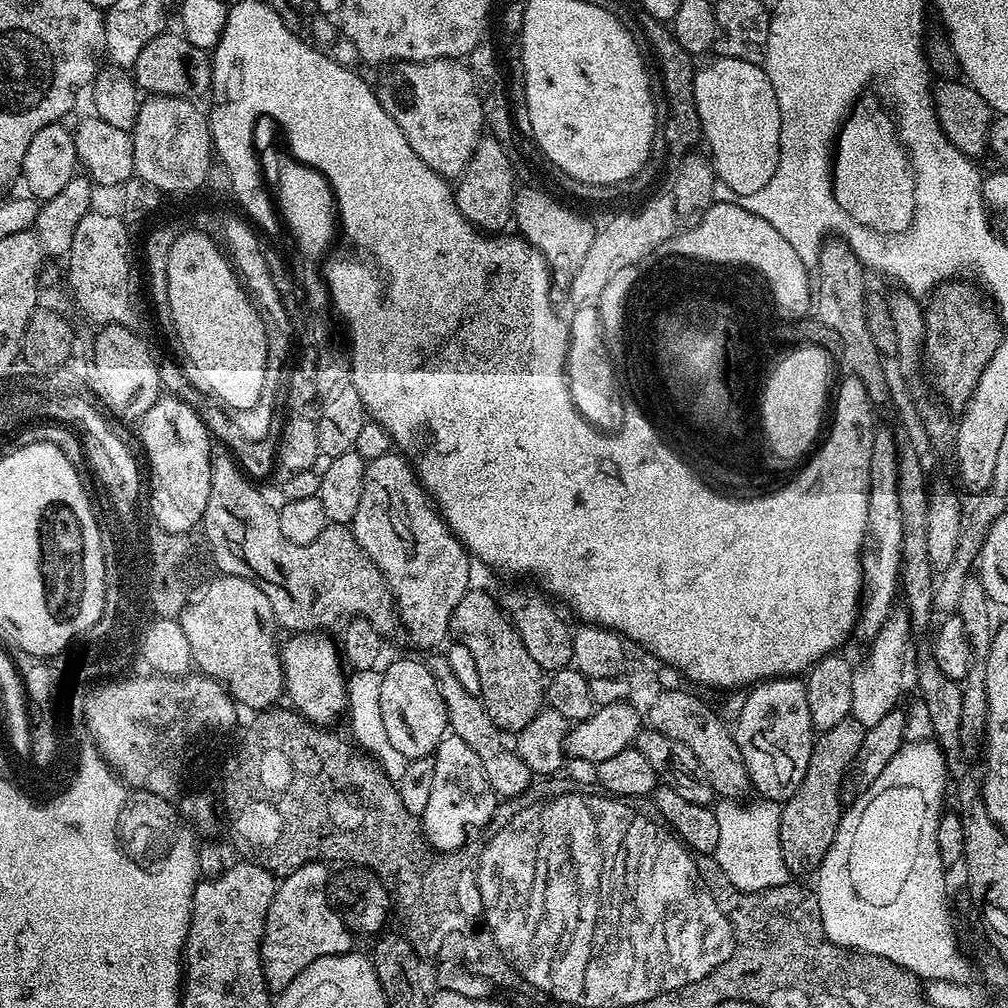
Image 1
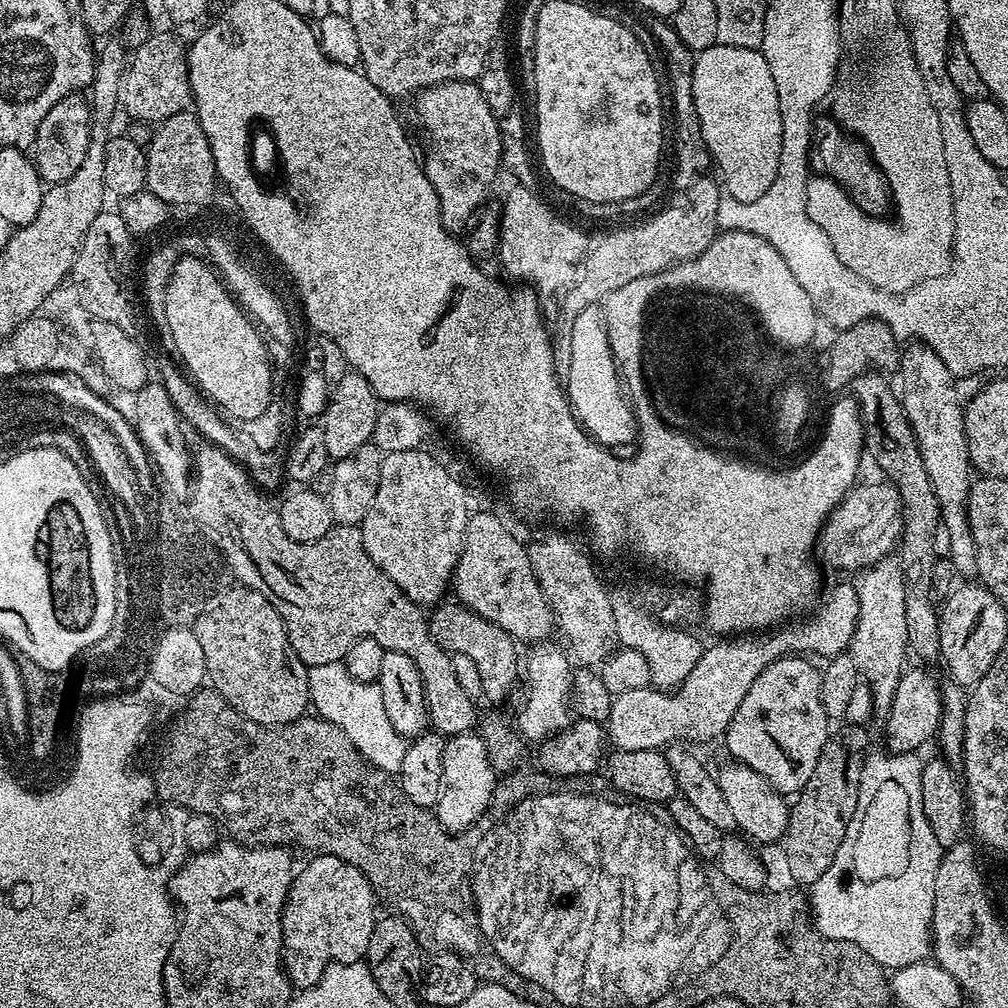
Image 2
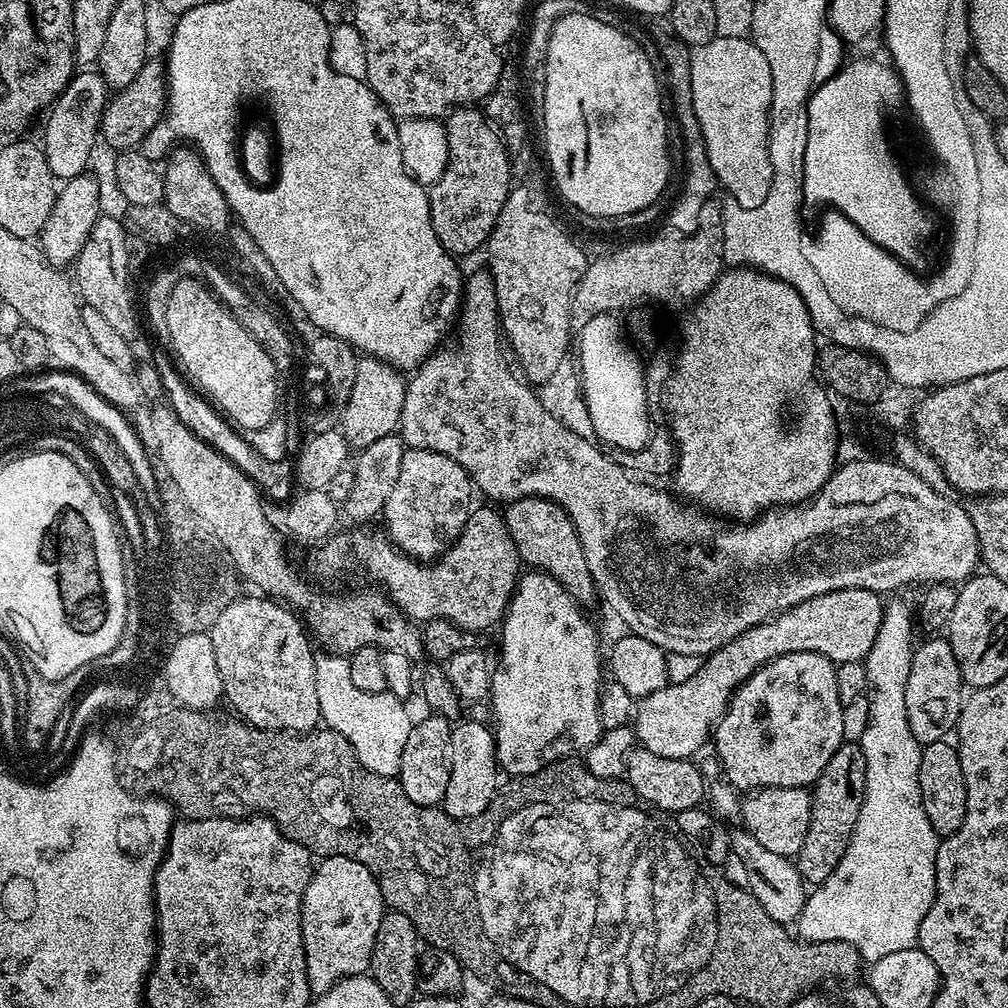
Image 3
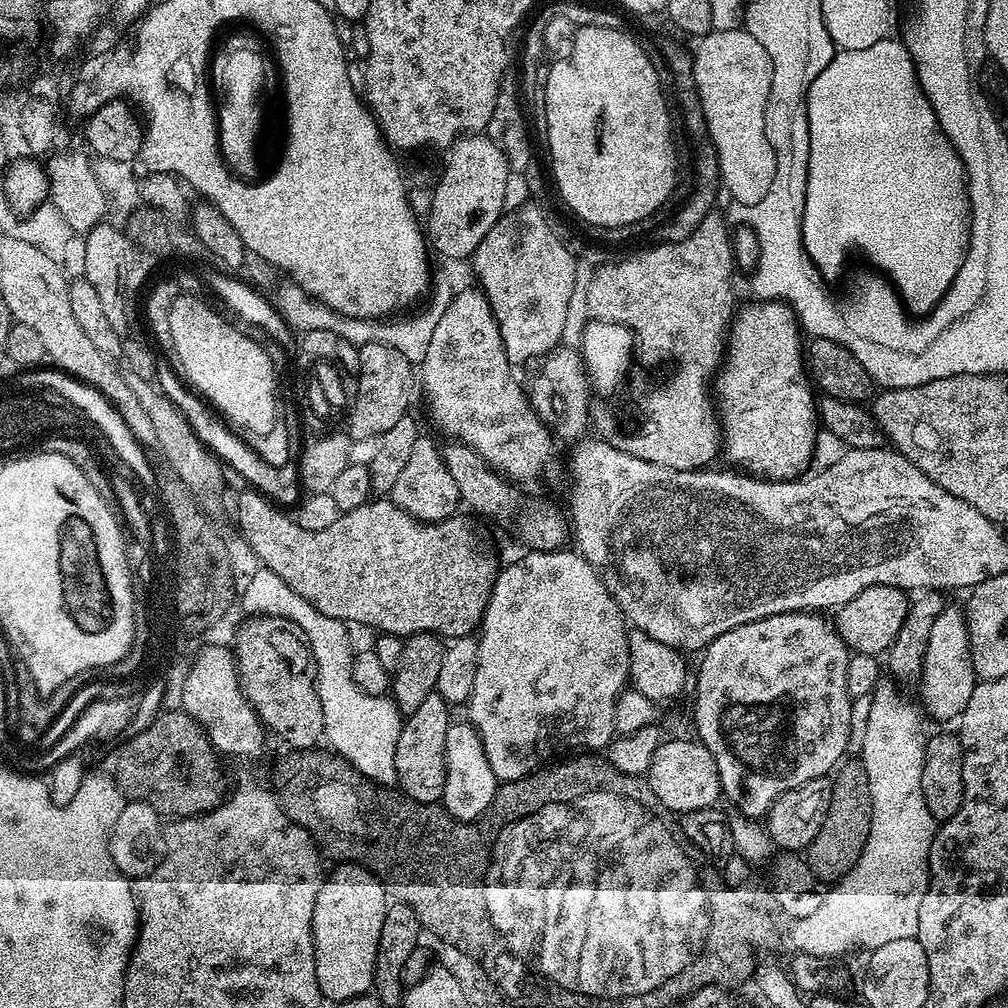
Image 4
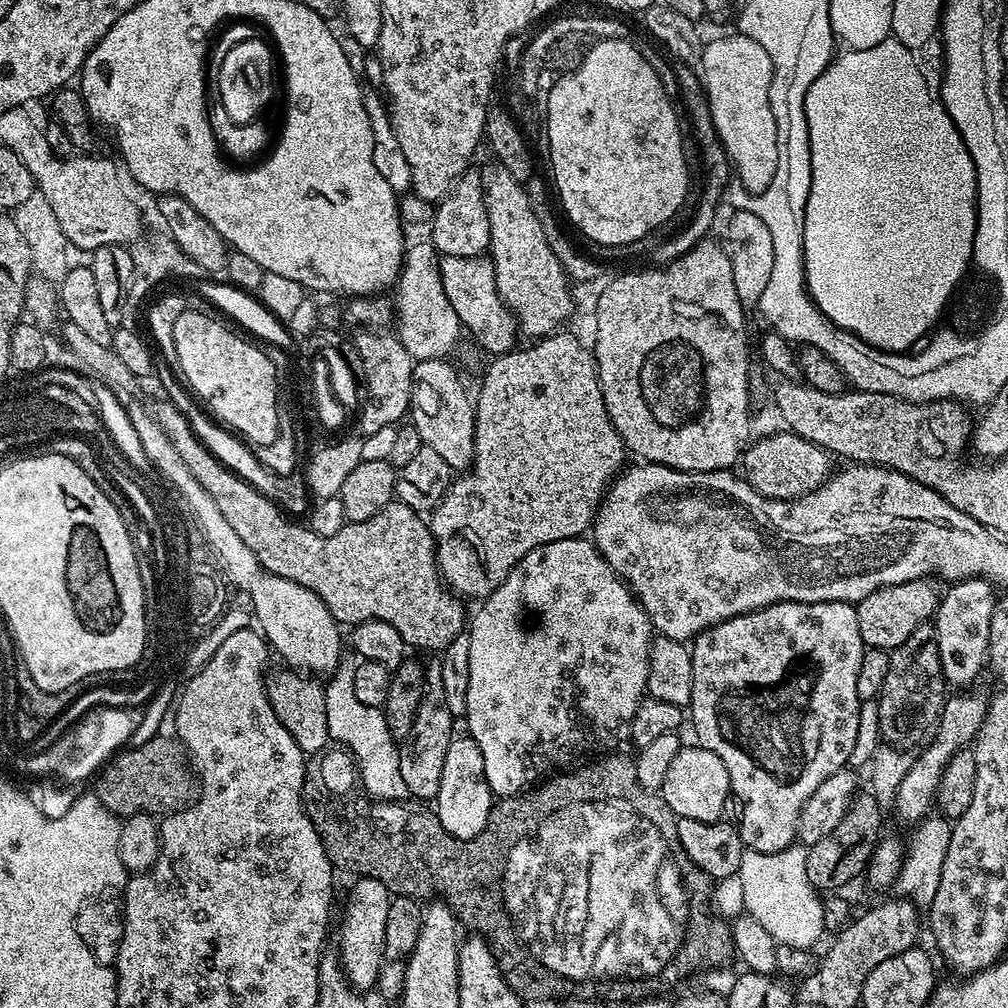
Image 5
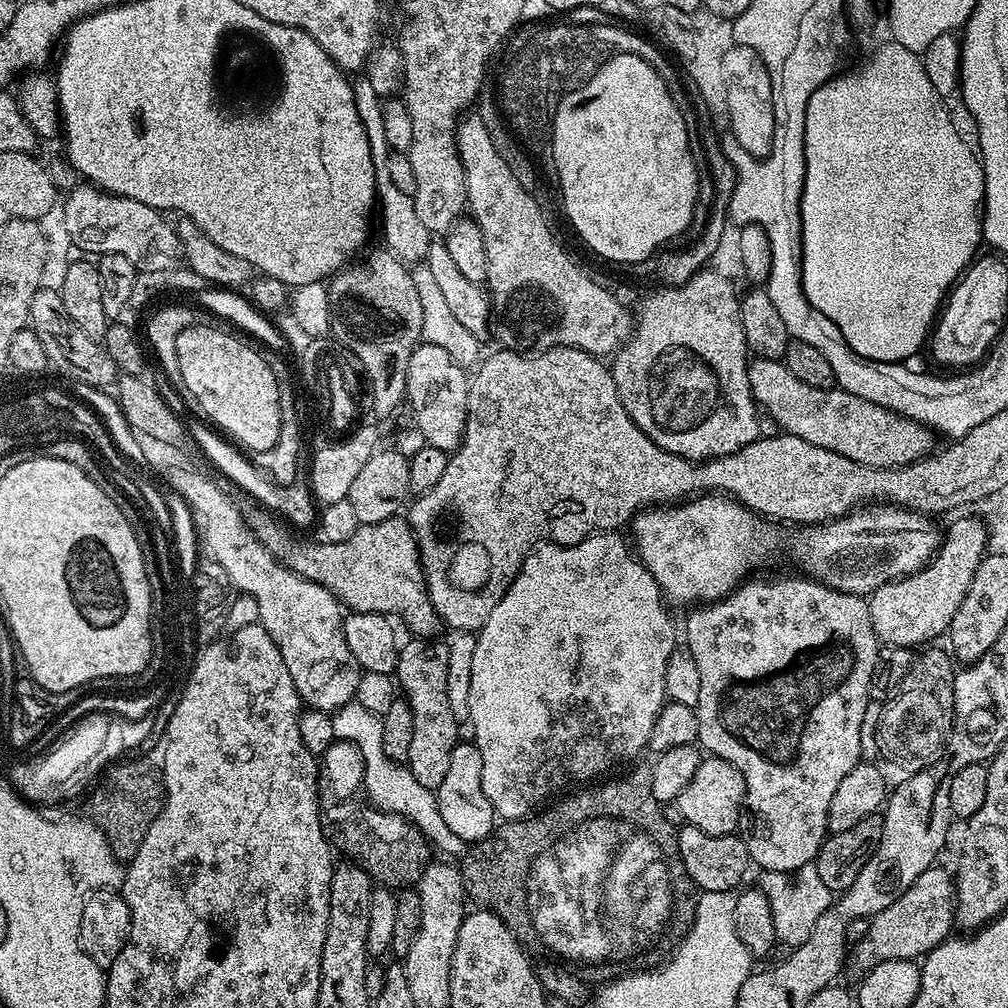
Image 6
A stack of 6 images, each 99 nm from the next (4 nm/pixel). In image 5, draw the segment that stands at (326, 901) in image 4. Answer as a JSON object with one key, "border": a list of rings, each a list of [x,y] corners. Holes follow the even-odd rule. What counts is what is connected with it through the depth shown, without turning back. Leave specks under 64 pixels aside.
{"border":[[[365,876],[355,881],[348,905],[344,908],[344,921],[340,924],[340,964],[349,984],[361,993],[371,993],[376,987],[380,965],[385,963],[384,939],[386,938],[386,910],[390,893],[382,882]]]}

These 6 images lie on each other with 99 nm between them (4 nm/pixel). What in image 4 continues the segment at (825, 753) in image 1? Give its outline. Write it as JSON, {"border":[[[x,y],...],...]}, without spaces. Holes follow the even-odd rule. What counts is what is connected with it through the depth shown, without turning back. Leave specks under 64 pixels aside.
{"border":[[[841,763],[835,773],[826,822],[822,822],[822,830],[818,830],[818,838],[814,838],[814,842],[806,850],[806,859],[808,865],[812,867],[812,873],[816,875],[817,880],[828,886],[841,880],[856,865],[866,846],[866,838],[870,834],[872,821],[870,778],[866,778],[863,763],[848,763]]]}

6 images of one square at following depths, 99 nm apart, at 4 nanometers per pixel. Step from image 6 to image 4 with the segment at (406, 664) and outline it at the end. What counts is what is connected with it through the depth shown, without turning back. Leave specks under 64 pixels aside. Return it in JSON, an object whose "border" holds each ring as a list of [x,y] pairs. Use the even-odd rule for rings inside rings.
{"border":[[[435,690],[429,691],[426,702],[418,710],[407,713],[400,726],[398,750],[394,750],[396,784],[399,791],[418,804],[440,804],[446,786],[446,730],[450,723],[450,706]]]}

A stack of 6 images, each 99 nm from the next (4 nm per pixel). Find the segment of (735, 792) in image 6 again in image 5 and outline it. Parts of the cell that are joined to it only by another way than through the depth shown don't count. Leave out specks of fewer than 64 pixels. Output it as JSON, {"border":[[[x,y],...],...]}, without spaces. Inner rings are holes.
{"border":[[[682,746],[674,756],[674,762],[670,762],[670,770],[666,770],[666,778],[659,791],[659,795],[664,796],[663,807],[677,818],[698,818],[698,822],[717,822],[723,817],[720,815],[723,814],[724,807],[730,804],[730,774],[726,774],[726,765],[722,763],[722,758],[718,758],[718,754],[699,746],[691,747]]]}

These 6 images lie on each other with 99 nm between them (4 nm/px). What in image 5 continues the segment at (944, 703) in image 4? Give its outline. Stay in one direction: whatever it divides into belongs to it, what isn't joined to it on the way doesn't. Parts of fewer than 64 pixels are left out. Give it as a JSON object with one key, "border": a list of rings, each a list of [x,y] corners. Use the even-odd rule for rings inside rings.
{"border":[[[973,578],[958,580],[951,585],[948,593],[939,597],[934,623],[938,658],[942,662],[942,674],[949,685],[957,684],[964,690],[976,680],[980,671],[988,664],[988,638],[990,618],[996,609],[998,592],[989,581]]]}

